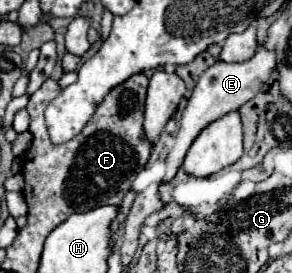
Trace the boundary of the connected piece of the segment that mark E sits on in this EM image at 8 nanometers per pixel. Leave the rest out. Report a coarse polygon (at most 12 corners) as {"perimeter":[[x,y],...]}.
{"perimeter":[[264,46],[200,76],[166,156],[170,182],[196,136],[252,100],[276,66]]}

